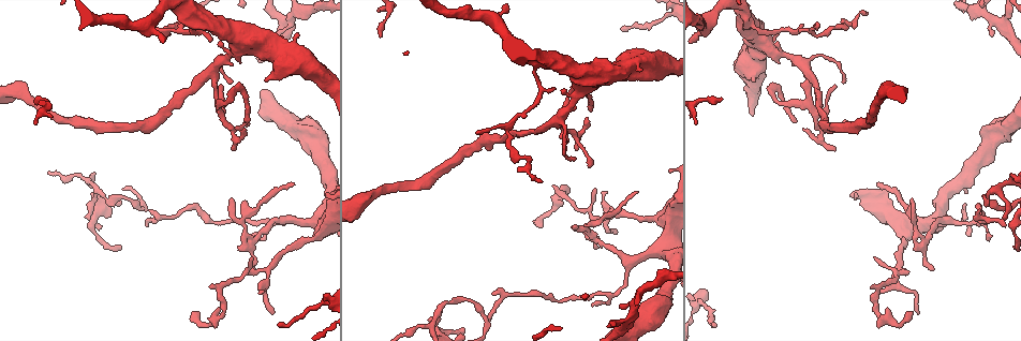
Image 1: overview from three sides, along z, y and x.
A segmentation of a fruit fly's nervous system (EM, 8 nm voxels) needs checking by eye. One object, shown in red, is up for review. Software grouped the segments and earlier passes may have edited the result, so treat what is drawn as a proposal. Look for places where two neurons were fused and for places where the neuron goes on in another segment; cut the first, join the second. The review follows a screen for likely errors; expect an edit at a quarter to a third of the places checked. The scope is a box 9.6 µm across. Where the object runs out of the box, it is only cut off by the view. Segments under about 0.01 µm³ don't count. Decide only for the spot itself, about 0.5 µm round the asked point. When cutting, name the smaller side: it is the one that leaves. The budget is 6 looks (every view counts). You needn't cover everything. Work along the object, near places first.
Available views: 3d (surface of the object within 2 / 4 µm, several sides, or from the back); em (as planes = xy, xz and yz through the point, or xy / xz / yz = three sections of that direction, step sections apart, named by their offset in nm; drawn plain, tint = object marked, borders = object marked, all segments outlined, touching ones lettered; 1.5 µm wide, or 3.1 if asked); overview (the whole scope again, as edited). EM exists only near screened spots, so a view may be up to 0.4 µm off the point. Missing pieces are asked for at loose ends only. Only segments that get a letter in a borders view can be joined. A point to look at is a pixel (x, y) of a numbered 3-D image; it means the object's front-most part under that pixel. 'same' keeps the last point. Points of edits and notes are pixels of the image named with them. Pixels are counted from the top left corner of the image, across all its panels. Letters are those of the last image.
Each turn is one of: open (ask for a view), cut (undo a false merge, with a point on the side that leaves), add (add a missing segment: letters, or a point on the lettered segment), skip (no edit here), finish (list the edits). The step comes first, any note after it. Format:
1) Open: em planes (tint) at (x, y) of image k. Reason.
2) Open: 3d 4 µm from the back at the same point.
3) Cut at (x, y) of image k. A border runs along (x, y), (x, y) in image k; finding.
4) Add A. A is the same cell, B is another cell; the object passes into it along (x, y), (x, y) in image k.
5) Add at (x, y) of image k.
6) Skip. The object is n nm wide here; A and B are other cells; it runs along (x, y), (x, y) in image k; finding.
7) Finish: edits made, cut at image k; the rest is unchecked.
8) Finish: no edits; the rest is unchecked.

Open: 3d 4 µm at (596, 237) of image 1. A fork.

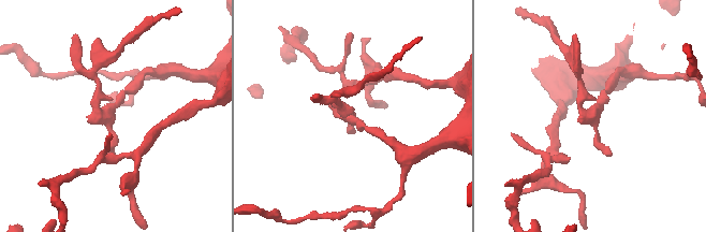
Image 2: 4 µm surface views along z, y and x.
Open: em planes (borders) at (349, 118) of image 2. Now the EM.

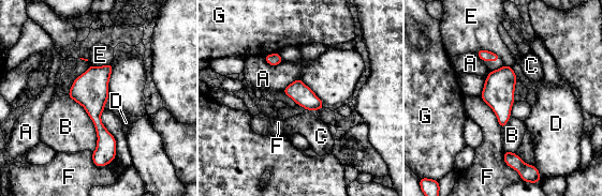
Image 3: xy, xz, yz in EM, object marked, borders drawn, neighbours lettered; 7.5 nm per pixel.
Skip. A, B, C, D, E, F and G are other cells; a border runs along (67, 95), (94, 126), (92, 152) in image 3; continuous, no second neuron.

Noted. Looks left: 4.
Open: em xz step 8 (tint) at (712, 324) of image 1. Branch stops here.

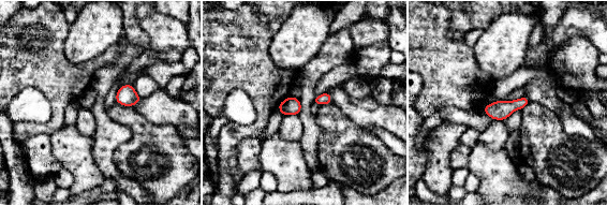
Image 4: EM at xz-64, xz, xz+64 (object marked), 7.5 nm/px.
Open: em planes (borders) at the same point. Cut it another way.

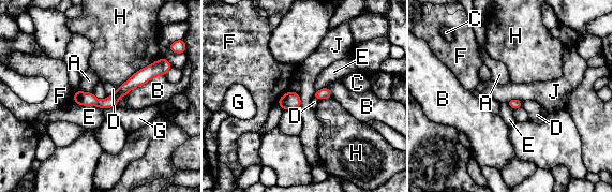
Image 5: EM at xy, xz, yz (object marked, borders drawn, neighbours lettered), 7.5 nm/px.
Skip. A, B, C, D, E, F, G, H and J are other cells; it runs along (154, 67), (109, 102), (76, 100) in image 5; no lettered segment goes on from it.

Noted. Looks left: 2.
Open: em yz step 4 (borders) at (540, 227) of image 1. Free end.

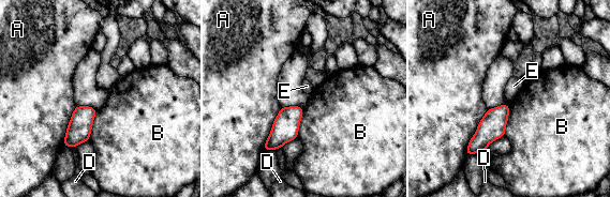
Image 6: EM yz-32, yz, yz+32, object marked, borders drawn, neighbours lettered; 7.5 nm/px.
Skip. The object is 150 nm wide here; A, B, D and E are other cells; a border runs along (509, 105), (509, 116), (504, 135) in image 6; none of them fits.

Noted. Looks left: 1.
Finish: no edits; the rest is unchecked.

